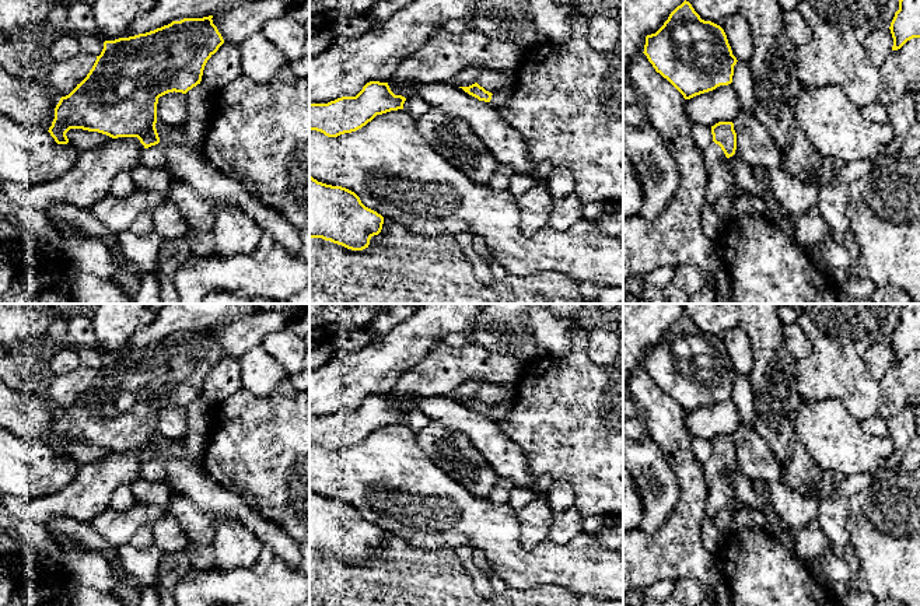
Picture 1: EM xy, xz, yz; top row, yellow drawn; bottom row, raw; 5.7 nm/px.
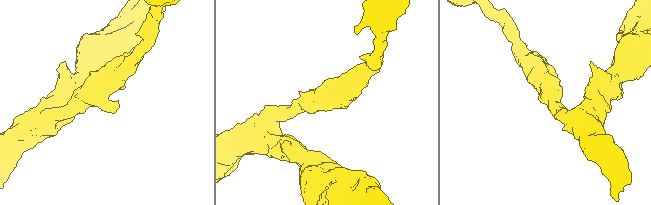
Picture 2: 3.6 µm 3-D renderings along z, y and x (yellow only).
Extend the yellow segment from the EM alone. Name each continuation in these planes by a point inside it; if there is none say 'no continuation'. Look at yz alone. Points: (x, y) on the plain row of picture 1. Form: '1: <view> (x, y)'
1: yz (721, 493)

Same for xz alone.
1: xz (492, 393)

